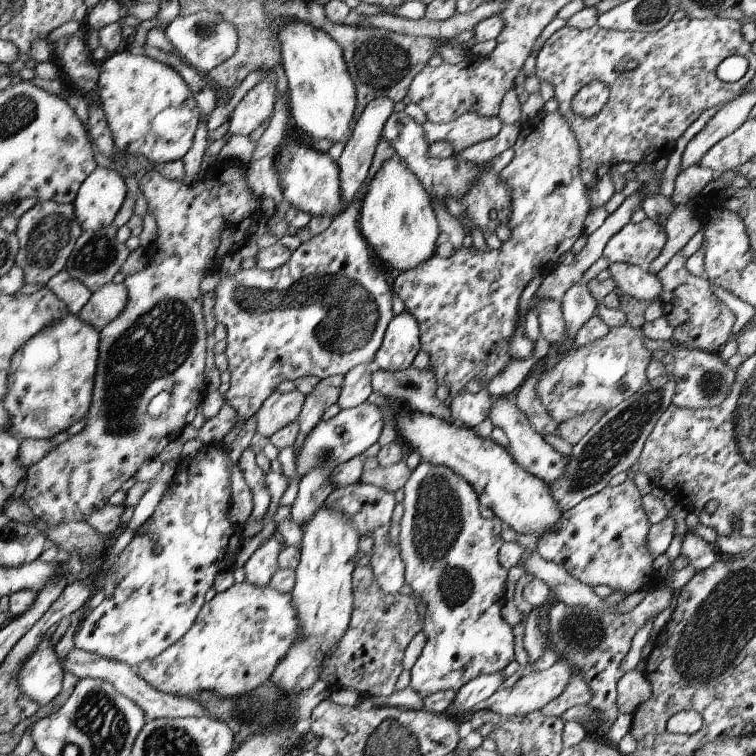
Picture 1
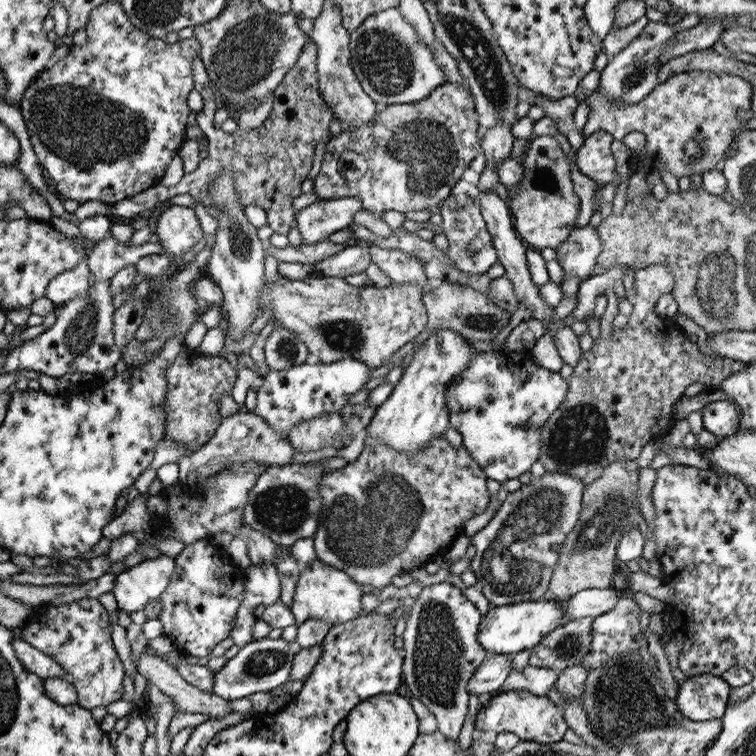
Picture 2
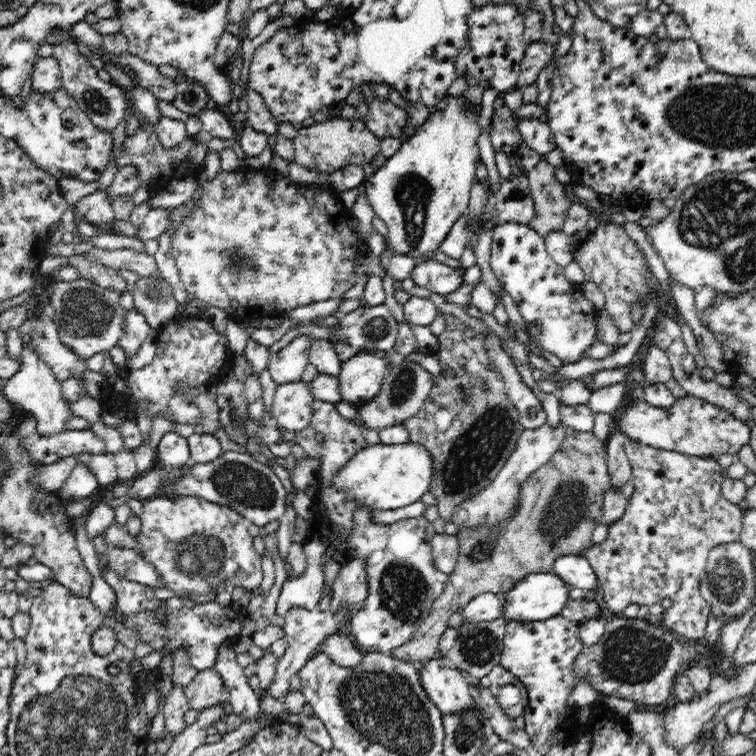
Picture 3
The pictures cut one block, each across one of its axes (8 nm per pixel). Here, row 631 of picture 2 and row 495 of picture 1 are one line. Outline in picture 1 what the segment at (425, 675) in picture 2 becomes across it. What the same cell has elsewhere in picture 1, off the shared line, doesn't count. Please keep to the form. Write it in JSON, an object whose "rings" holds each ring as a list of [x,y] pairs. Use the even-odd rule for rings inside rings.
{"rings":[[[419,462],[419,466],[409,474],[403,486],[401,504],[403,516],[399,520],[399,552],[405,564],[405,584],[409,584],[415,594],[419,594],[427,608],[423,622],[423,634],[427,642],[411,668],[409,686],[421,698],[445,690],[457,692],[479,676],[501,672],[513,660],[513,628],[501,618],[509,576],[509,570],[499,562],[499,548],[503,546],[503,524],[497,518],[483,520],[479,516],[479,496],[465,478],[457,476],[447,466],[433,466],[431,462]]]}

